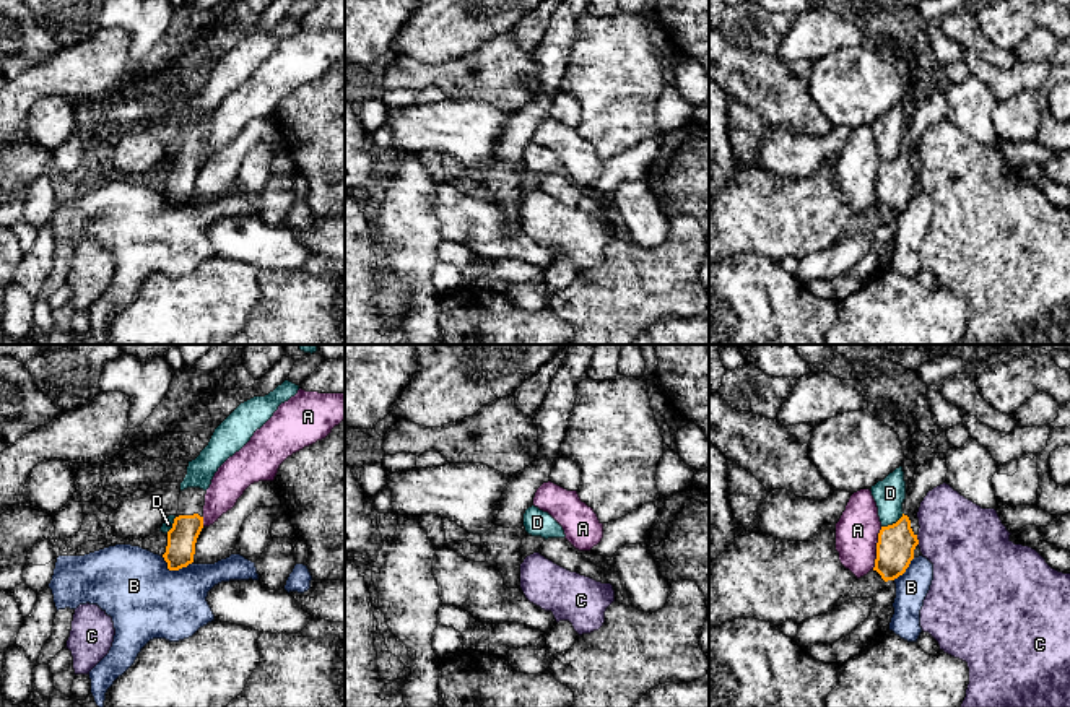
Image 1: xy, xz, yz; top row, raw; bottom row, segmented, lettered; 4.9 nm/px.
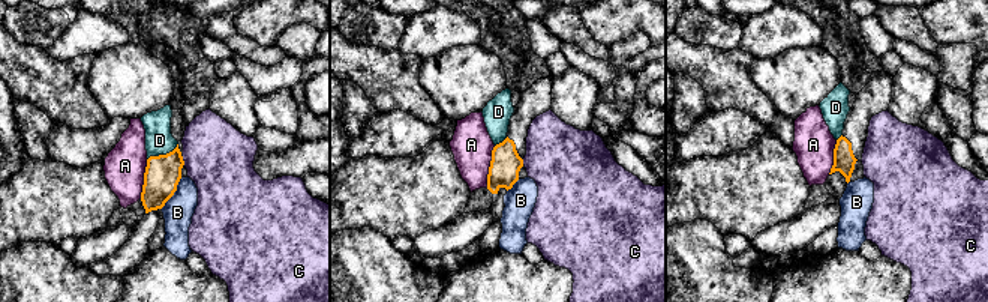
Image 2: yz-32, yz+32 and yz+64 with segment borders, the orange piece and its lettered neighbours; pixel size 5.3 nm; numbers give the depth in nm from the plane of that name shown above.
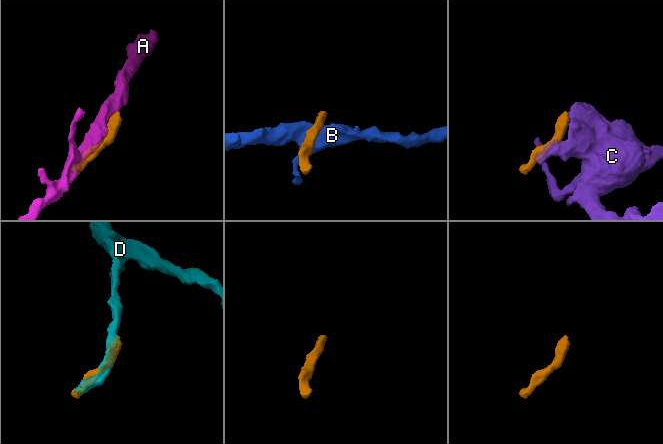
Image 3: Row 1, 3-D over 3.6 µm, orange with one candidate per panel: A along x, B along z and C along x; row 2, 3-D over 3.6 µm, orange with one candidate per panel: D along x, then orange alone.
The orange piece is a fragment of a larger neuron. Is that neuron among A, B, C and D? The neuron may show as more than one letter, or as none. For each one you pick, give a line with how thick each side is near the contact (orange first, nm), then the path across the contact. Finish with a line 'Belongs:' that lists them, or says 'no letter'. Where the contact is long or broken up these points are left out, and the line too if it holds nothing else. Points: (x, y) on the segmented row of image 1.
Belongs: no letter

